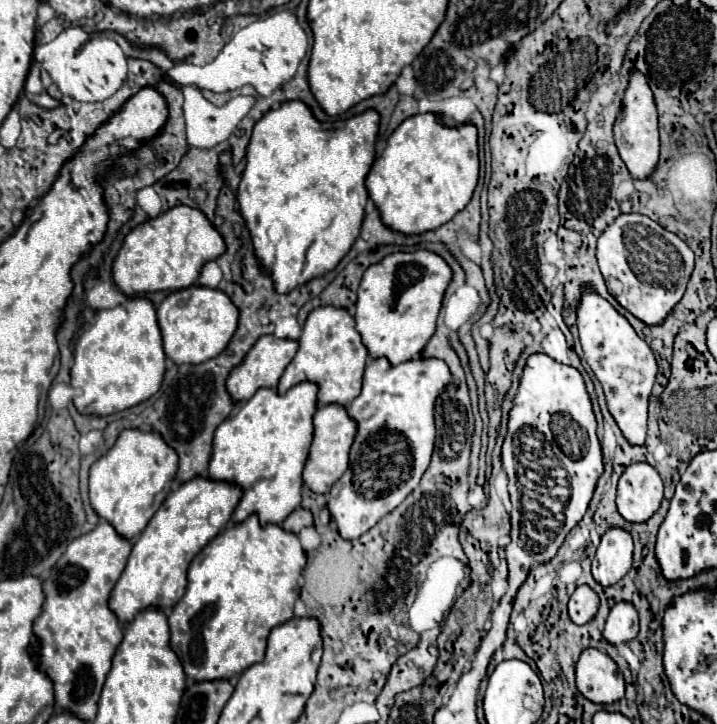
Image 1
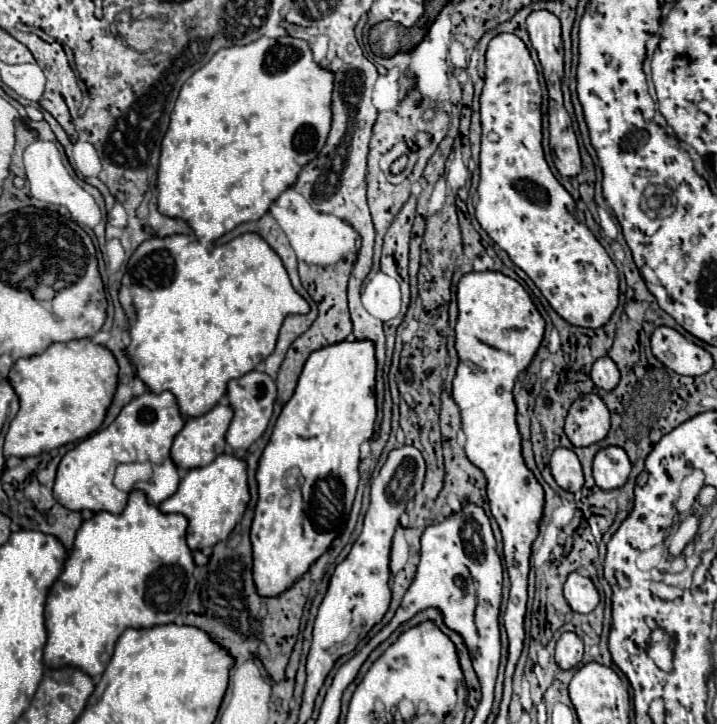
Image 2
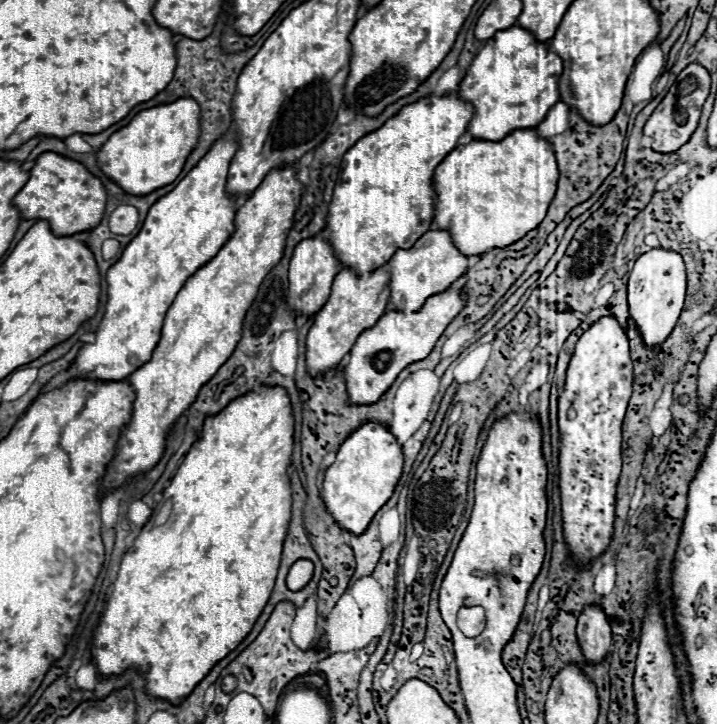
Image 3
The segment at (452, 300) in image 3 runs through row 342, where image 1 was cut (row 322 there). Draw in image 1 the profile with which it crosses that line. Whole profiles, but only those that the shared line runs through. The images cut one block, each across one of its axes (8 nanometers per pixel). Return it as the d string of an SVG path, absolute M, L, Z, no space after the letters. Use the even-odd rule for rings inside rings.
M418 250L418 252L396 252L386 256L380 264L370 266L364 272L364 278L360 282L358 290L358 302L356 302L356 330L362 336L362 344L368 348L370 358L388 358L390 366L398 366L400 362L414 360L420 356L422 348L426 346L426 340L434 334L436 318L440 310L440 302L446 290L446 284L450 282L450 268L448 264L434 252Z

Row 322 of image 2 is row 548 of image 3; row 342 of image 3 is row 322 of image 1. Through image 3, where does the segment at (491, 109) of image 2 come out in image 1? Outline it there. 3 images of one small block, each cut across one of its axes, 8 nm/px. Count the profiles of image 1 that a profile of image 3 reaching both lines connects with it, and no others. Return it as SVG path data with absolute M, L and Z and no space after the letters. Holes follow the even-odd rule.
M586 284L582 290L576 308L576 326L580 332L584 358L604 388L610 414L614 416L616 424L620 426L622 434L628 438L630 444L644 444L648 398L658 372L654 352L634 332L630 322L622 314L618 314L614 306L604 300L590 284Z

